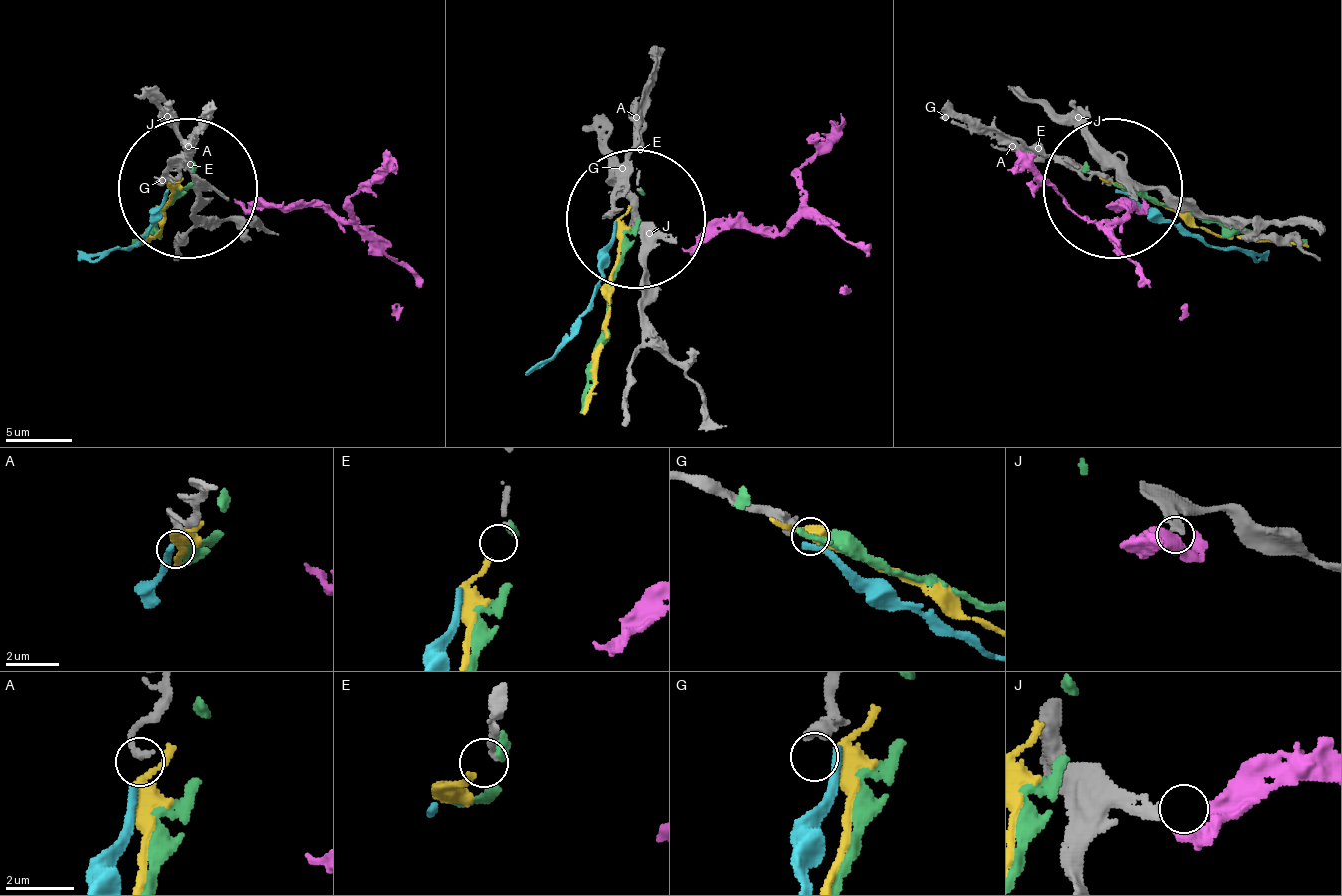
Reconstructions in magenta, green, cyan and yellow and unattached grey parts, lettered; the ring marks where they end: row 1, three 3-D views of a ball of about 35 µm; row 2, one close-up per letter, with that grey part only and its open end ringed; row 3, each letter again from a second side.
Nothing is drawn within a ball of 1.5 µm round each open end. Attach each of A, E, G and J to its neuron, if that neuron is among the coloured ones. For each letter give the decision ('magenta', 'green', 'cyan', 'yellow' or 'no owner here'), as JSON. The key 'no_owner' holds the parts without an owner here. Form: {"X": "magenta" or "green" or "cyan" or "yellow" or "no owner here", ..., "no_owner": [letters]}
{"A": "cyan", "E": "yellow", "G": "no owner here", "J": "magenta", "no_owner": ["G"]}

